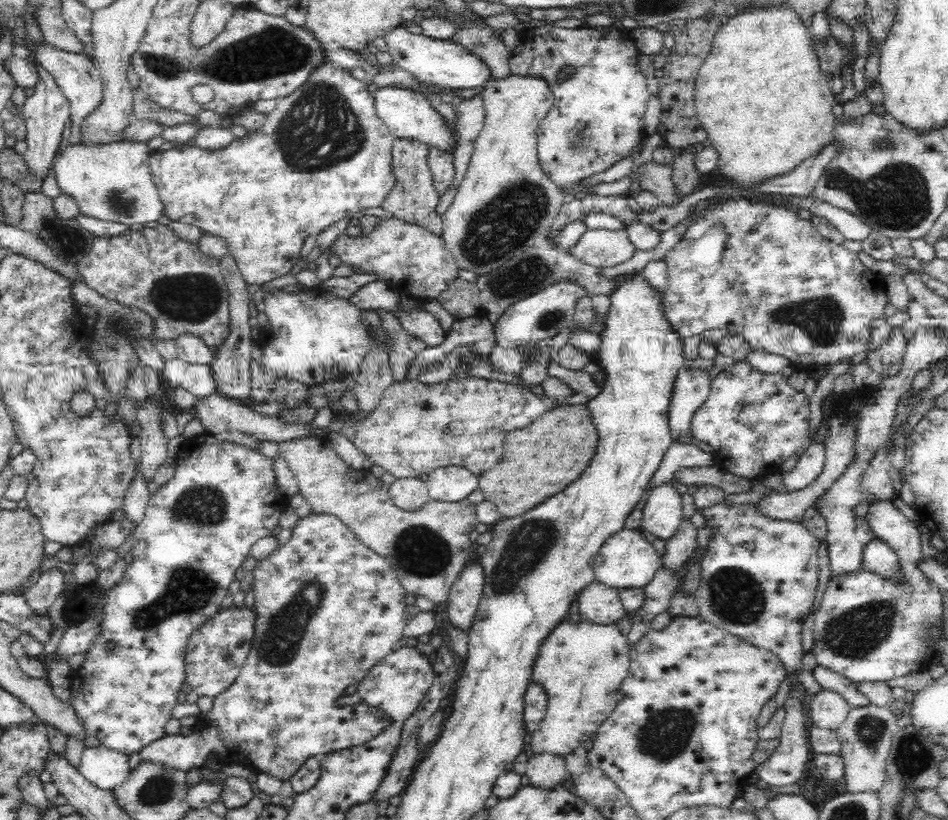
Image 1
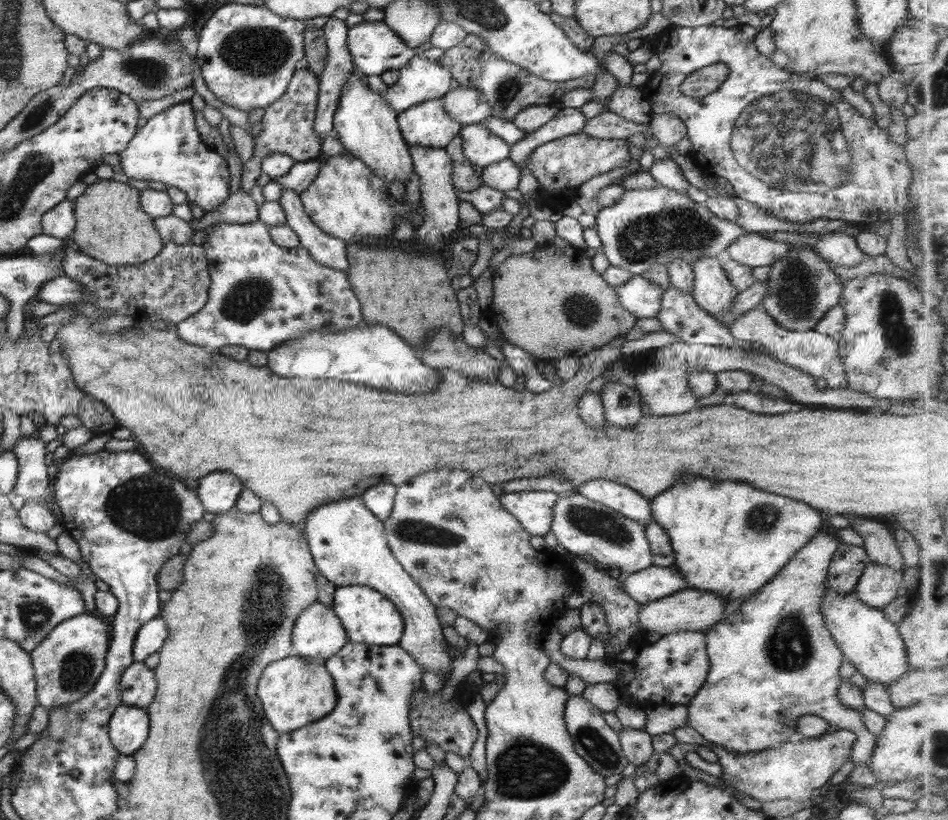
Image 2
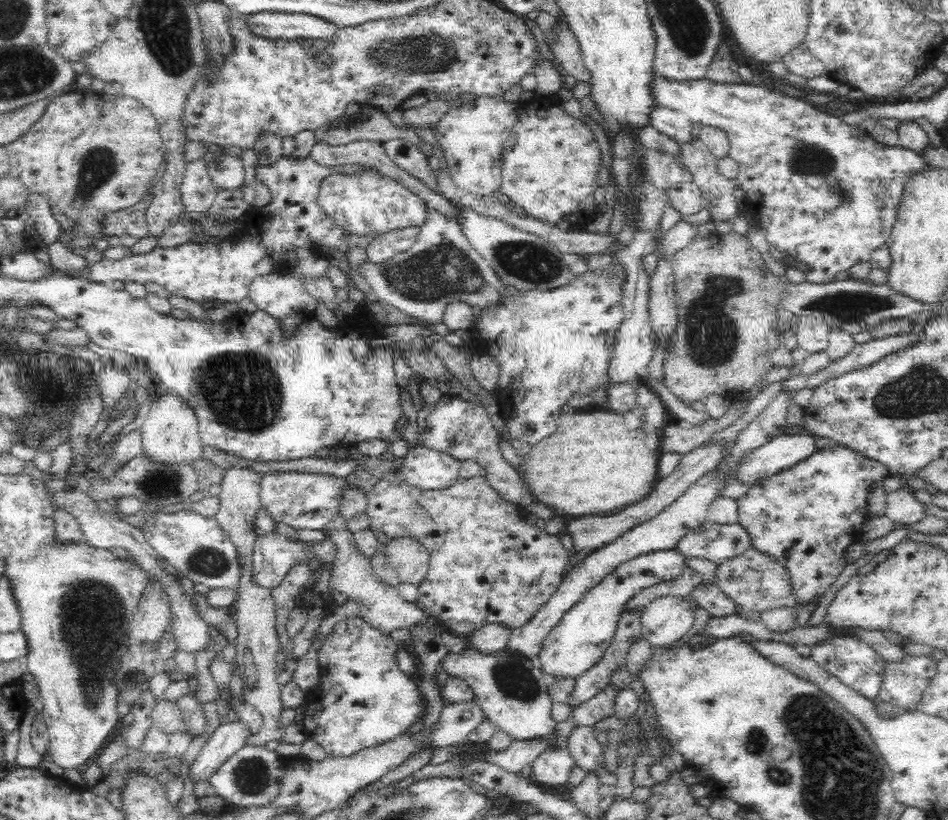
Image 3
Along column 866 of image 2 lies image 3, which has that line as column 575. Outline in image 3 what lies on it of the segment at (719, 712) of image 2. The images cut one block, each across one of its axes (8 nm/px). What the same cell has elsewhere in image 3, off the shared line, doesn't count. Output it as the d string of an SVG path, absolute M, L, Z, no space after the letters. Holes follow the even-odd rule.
M580 726L576 728L567 740L566 746L570 755L574 757L576 767L582 768L587 773L598 775L600 785L608 785L612 790L617 785L617 776L605 768L604 748L596 740L592 727Z

